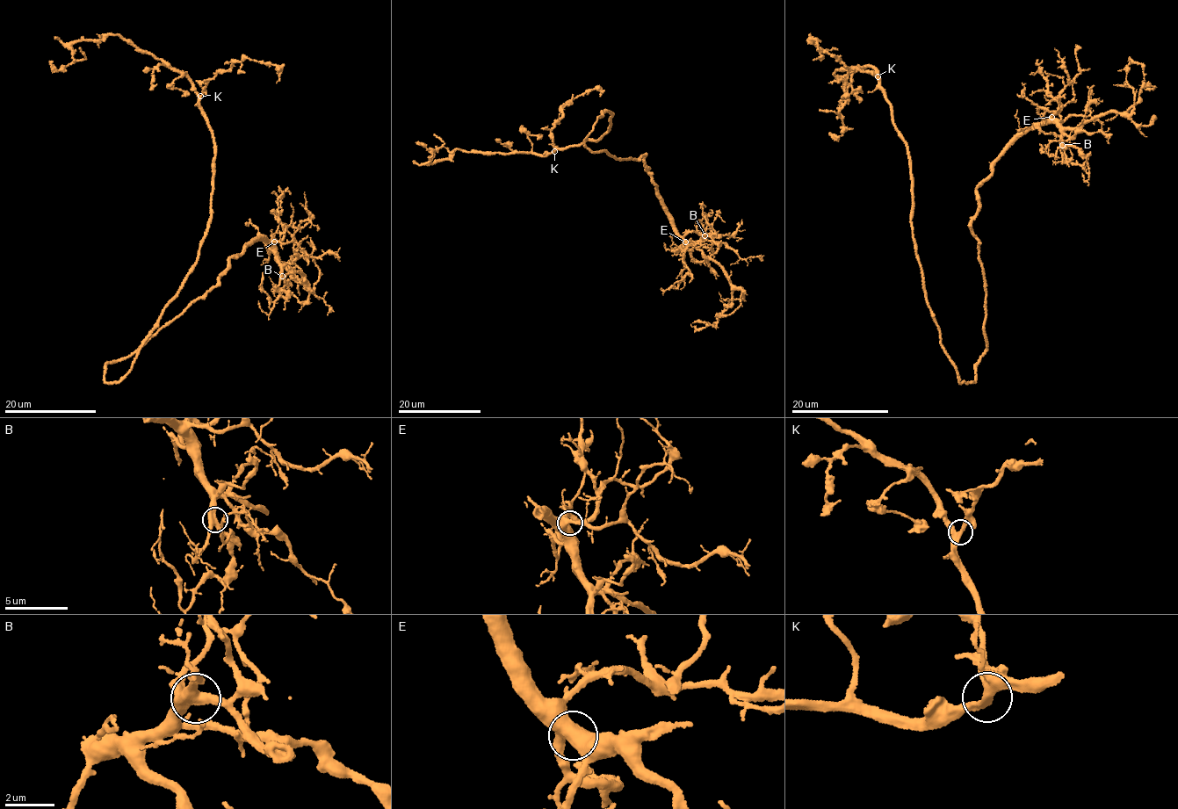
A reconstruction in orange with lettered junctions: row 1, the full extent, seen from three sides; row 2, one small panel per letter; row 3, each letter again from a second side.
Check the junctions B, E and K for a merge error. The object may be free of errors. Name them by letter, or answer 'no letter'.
no letter

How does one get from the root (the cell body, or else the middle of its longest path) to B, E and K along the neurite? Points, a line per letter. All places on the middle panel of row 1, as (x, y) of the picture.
B: (601, 114), (584, 141), (587, 148), (623, 160), (645, 155), (646, 169), (679, 234), (693, 242), (704, 235)
E: (601, 114), (584, 141), (587, 148), (623, 160), (645, 155), (646, 169), (685, 241)
K: (601, 114), (605, 111), (612, 114), (601, 139), (586, 140), (579, 146), (554, 151)

